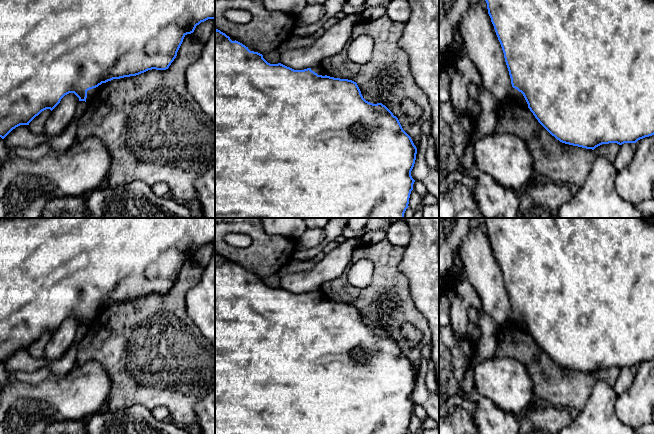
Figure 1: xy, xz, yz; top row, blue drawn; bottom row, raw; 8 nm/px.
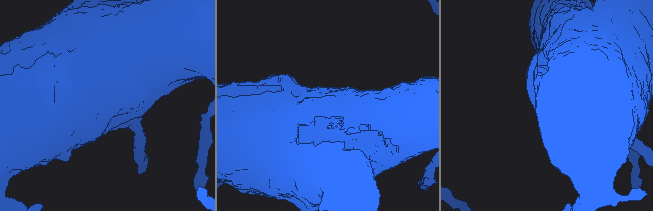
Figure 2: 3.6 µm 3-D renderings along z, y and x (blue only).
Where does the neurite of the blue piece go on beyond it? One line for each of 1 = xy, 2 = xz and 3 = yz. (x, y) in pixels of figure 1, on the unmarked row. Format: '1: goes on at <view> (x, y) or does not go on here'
1: does not go on here
2: does not go on here
3: does not go on here

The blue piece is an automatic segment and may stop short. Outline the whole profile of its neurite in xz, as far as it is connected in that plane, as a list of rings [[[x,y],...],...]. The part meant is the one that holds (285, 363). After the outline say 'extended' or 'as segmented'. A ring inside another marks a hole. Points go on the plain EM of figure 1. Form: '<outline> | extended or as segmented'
[[[215,254],[215,434],[406,434],[415,404],[411,395],[416,384],[417,372],[411,361],[403,354],[398,342],[382,327],[373,328],[366,325],[356,306],[348,303],[318,299],[311,292],[294,294],[281,287],[270,288],[263,279],[250,275],[238,265],[232,265],[220,254]]] | as segmented

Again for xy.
[[[0,218],[0,361],[4,363],[20,349],[29,349],[42,335],[52,335],[69,317],[86,326],[87,315],[102,307],[152,293],[168,293],[184,261],[208,243],[215,244],[215,218]]] | as segmented

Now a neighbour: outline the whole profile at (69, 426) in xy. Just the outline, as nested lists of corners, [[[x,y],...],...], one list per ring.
[[[86,419],[66,420],[50,424],[44,434],[87,434]]]

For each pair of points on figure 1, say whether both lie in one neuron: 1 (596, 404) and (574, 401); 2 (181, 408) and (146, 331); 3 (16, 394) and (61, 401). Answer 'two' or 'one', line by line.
1: two
2: one
3: one

